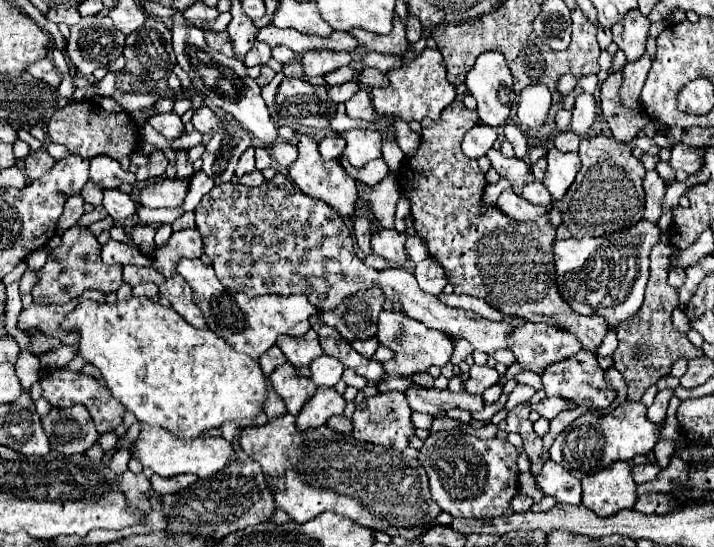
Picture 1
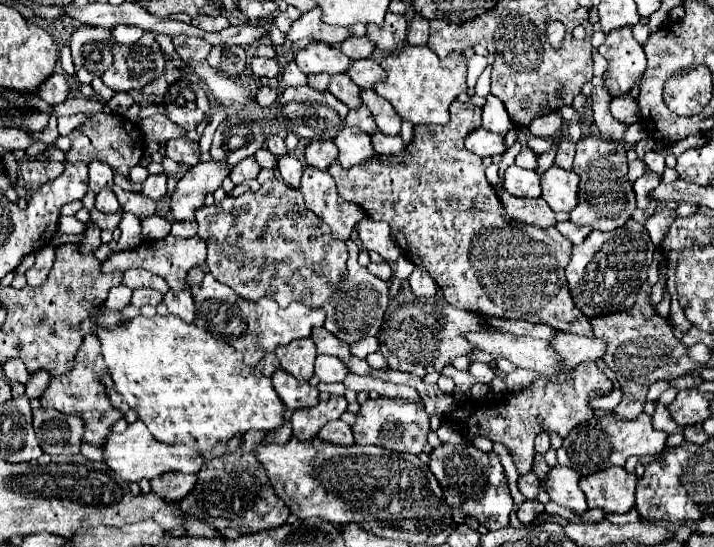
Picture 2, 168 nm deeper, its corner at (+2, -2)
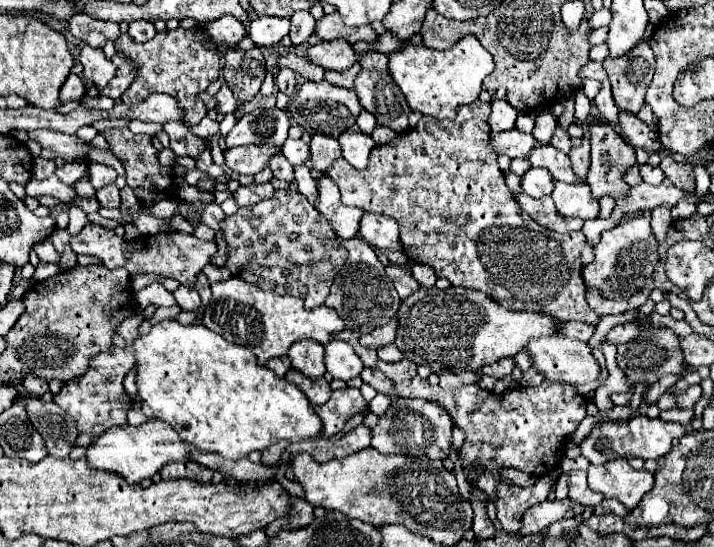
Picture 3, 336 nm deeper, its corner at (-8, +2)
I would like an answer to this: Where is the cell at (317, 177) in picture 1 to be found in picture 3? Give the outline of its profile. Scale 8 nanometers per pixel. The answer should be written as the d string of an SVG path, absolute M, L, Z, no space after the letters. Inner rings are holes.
M321 176L317 180L317 204L315 208L333 224L339 238L353 238L359 232L359 220L363 216L363 210L349 208L341 202L339 188L335 182L327 176Z

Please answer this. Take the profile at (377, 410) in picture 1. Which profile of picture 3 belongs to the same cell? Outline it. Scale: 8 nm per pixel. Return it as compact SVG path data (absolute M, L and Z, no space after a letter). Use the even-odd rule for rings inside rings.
M393 398L387 412L379 416L377 426L371 430L371 446L383 454L409 454L427 456L431 460L447 458L451 446L451 418L435 402L423 398Z

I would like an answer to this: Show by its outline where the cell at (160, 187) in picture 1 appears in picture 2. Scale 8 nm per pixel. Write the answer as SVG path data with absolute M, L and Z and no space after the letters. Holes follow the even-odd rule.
M199 162L179 182L171 196L171 214L175 220L195 220L195 212L205 206L205 196L213 194L221 182L229 176L229 168L223 162Z

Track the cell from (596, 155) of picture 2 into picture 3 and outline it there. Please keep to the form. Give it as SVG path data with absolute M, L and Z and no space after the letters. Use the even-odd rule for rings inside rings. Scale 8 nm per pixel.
M591 124L591 166L587 172L587 184L591 186L591 194L595 200L603 196L611 196L615 202L627 194L627 182L623 182L623 174L635 164L635 148L625 142L611 126L607 124Z

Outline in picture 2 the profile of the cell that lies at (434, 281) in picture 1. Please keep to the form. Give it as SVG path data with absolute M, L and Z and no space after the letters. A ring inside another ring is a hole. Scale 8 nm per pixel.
M415 268L409 276L409 284L411 284L411 290L415 296L435 296L437 292L437 284L433 282L433 278L421 270L421 268Z

